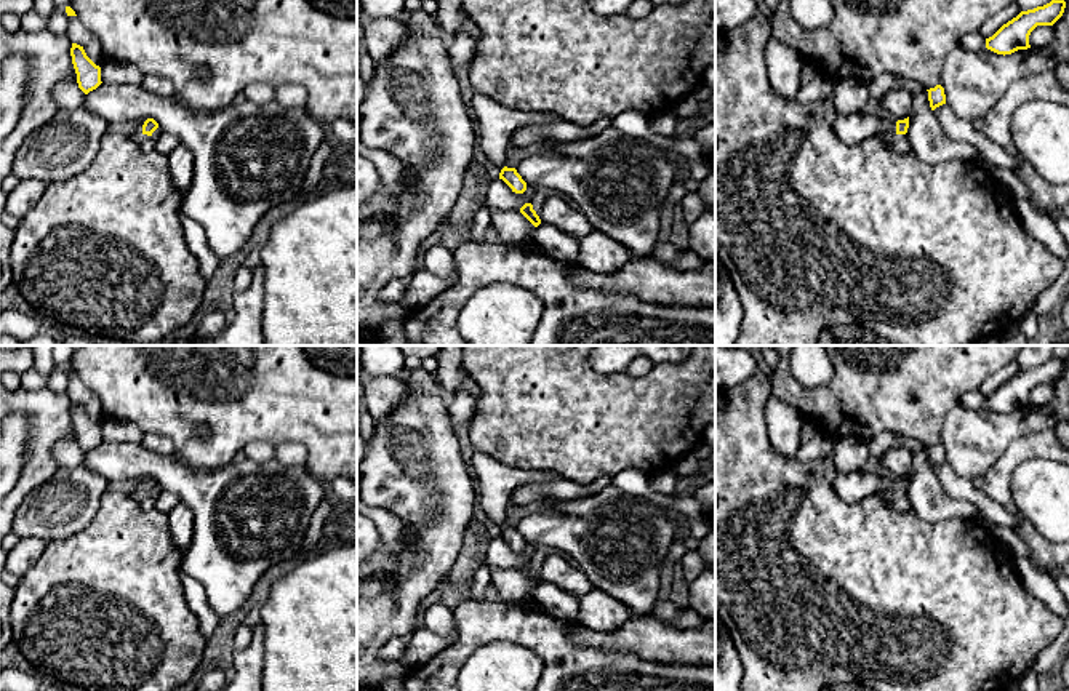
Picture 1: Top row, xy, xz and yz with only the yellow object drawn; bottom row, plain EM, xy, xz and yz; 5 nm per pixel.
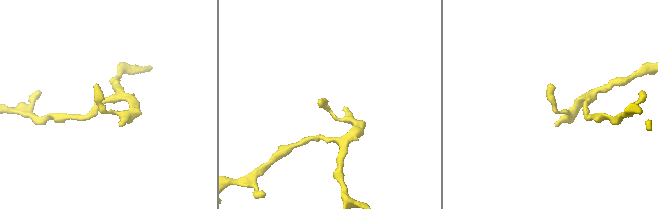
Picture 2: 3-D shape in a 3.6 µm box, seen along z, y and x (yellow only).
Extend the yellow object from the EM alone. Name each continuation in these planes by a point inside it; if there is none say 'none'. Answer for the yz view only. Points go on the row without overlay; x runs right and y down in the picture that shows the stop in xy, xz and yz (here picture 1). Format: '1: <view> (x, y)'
1: yz (852, 487)

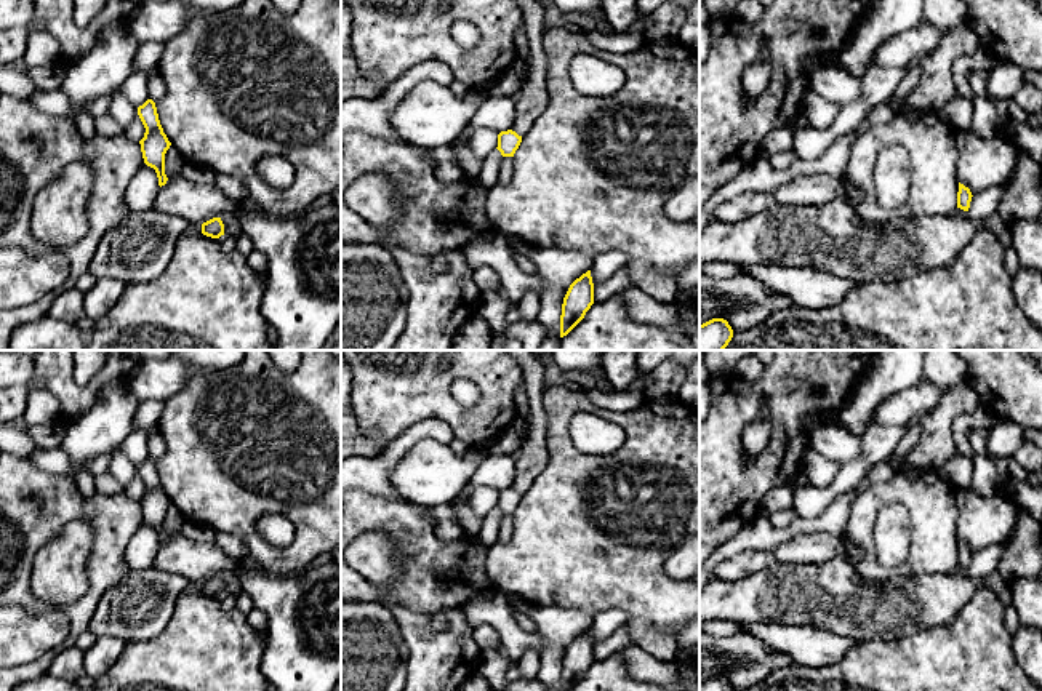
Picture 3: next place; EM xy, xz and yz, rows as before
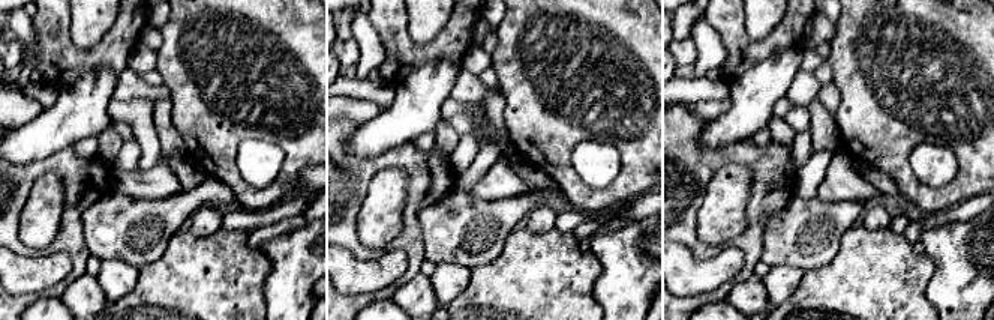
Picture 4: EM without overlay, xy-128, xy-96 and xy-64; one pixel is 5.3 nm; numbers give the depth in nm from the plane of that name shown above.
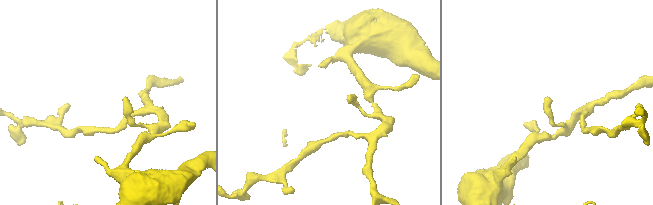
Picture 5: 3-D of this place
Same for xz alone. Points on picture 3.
none

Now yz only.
none

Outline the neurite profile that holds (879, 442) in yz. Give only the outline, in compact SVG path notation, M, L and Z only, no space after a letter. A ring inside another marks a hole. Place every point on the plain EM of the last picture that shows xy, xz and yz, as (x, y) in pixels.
M869 425L863 435L861 456L842 464L842 469L828 488L796 488L792 509L797 517L805 520L820 517L839 494L855 488L872 465L890 456L906 430L906 425Z

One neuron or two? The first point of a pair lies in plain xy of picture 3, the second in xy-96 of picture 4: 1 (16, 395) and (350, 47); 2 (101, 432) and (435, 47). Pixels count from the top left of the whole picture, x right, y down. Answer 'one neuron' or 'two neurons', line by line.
1: one neuron
2: two neurons

